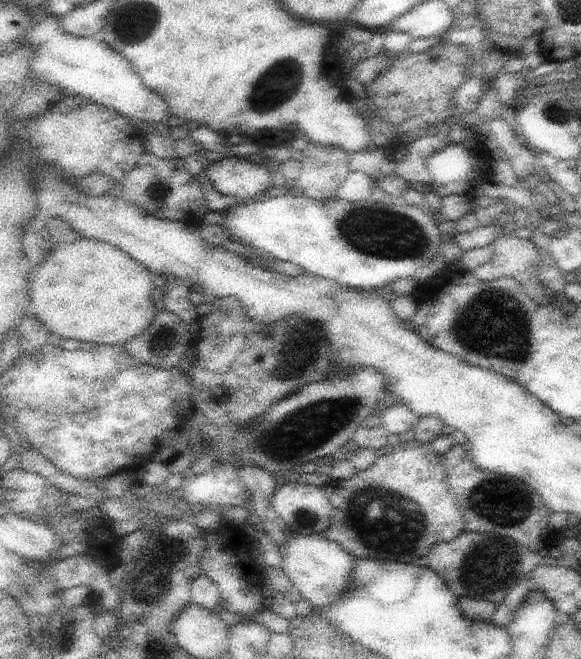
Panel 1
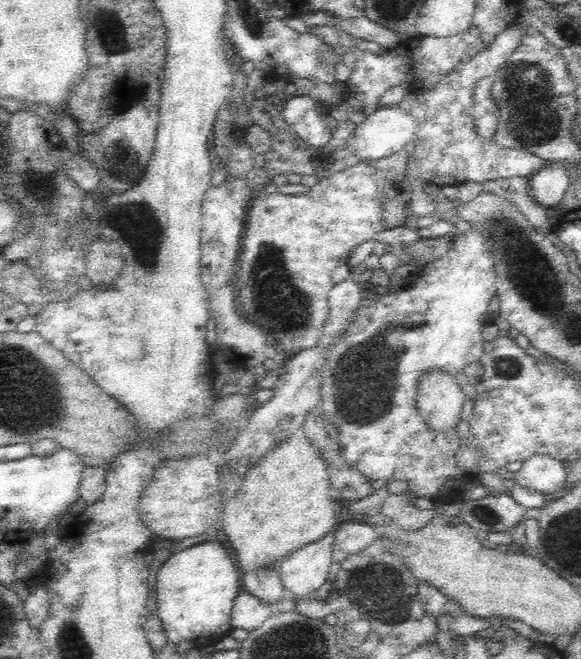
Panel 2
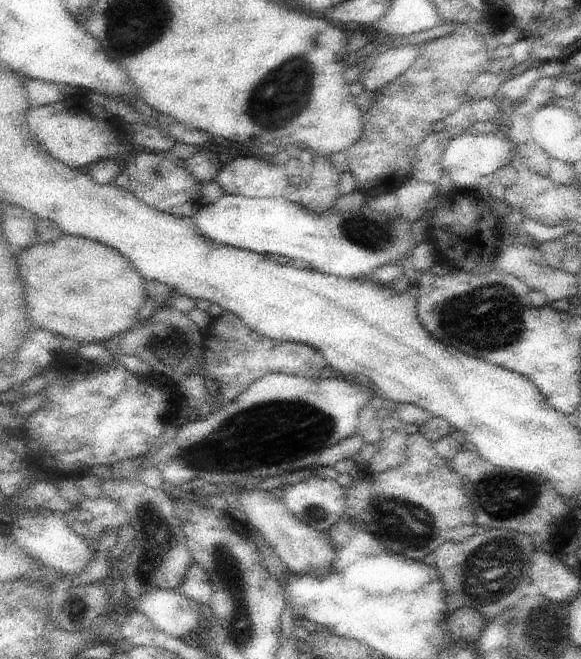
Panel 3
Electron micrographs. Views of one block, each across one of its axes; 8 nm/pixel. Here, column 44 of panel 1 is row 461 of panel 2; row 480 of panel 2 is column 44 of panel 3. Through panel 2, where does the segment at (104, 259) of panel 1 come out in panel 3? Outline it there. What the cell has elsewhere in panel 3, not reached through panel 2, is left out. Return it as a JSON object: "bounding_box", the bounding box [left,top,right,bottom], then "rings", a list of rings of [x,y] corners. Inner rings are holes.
{"bounding_box":[18,234,148,344],"rings":[[[64,234],[60,236],[56,242],[36,242],[32,246],[28,246],[26,250],[22,250],[22,260],[18,258],[18,266],[22,262],[22,280],[24,280],[24,286],[26,286],[26,298],[28,298],[28,310],[30,310],[30,320],[32,320],[32,326],[36,328],[44,329],[57,335],[62,335],[63,337],[70,338],[70,340],[76,340],[80,344],[100,343],[106,340],[112,339],[115,336],[121,337],[128,330],[130,330],[136,322],[138,322],[138,312],[146,304],[148,296],[146,294],[146,284],[145,278],[138,274],[138,270],[116,250],[100,244],[100,242],[94,242],[94,240],[88,240],[88,238],[80,238],[80,236],[70,236],[70,234]]]}

